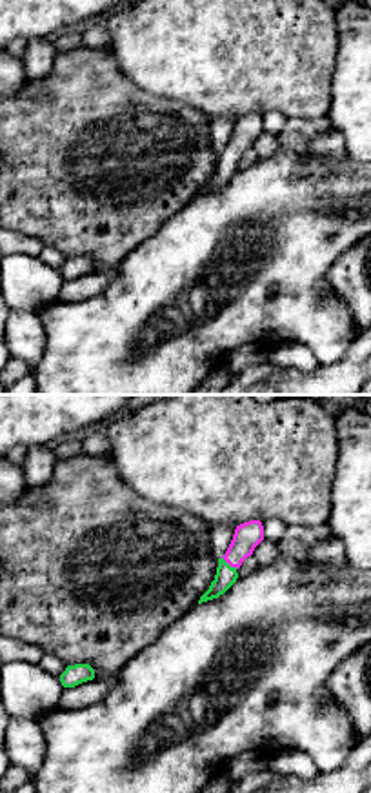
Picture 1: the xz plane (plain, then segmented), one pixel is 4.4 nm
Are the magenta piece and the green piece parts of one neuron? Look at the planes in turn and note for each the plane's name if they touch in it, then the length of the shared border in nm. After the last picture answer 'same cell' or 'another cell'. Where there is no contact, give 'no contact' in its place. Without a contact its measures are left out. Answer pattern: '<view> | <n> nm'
xz | 90 nm

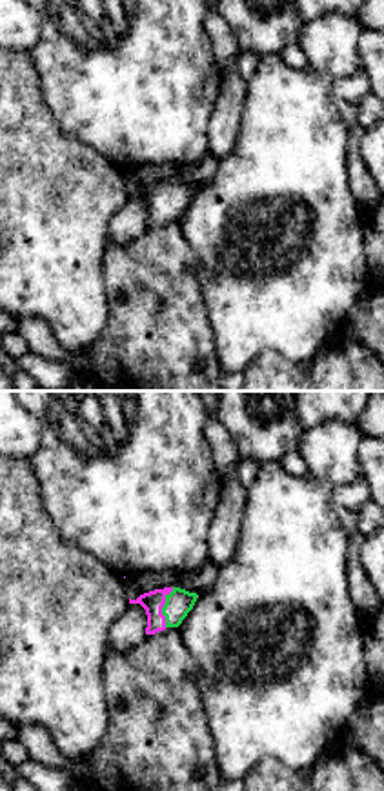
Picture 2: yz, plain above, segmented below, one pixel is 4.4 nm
yz | 180 nm

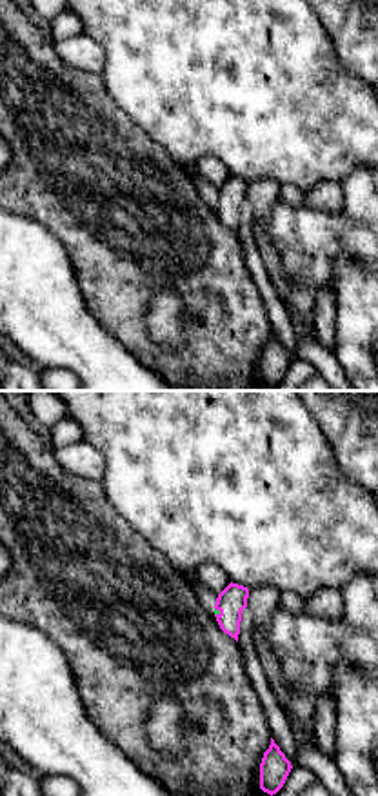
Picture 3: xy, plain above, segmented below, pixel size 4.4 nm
xy | 40 nm

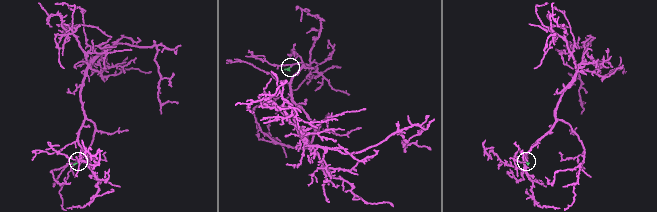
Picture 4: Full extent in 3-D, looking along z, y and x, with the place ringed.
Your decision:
same cell

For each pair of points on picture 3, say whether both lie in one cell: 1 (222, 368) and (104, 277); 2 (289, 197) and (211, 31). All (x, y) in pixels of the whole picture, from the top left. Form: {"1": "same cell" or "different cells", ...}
{"1": "same cell", "2": "different cells"}

